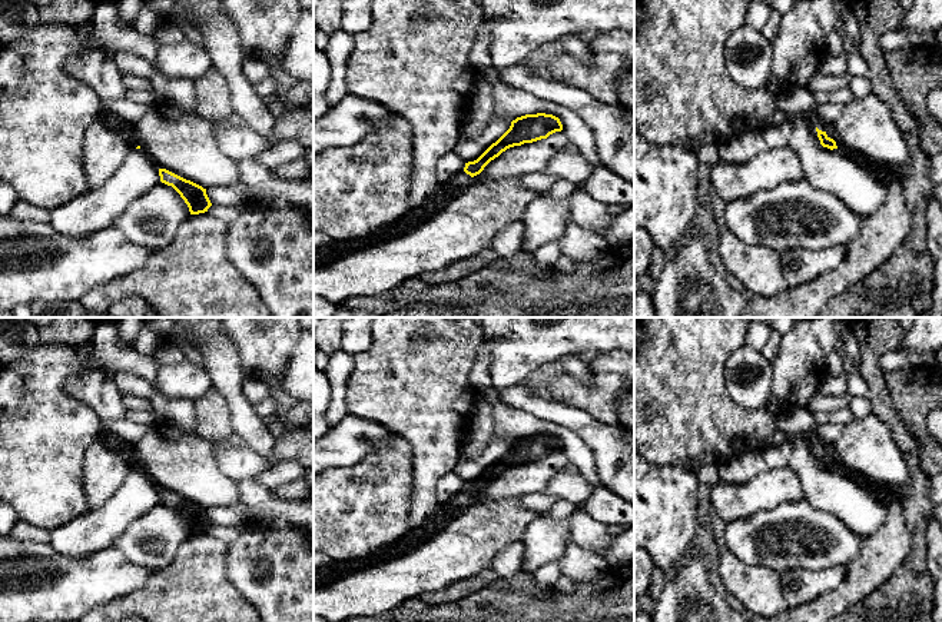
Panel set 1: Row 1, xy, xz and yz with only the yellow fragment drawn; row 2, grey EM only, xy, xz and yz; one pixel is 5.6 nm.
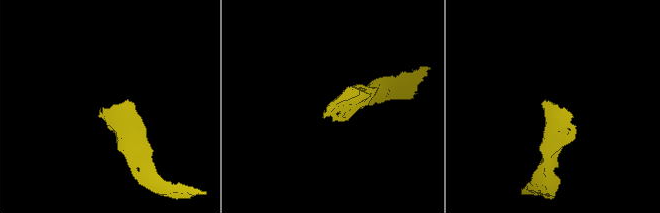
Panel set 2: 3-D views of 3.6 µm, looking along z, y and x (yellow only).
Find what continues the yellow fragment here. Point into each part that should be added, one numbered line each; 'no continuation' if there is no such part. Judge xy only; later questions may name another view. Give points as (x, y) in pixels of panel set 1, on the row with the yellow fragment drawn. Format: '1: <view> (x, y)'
no continuation

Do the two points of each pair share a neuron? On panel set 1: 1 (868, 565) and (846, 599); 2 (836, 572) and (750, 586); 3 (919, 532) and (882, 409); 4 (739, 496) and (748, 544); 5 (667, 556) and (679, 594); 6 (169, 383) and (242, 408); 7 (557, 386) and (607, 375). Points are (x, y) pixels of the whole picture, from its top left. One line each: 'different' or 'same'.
1: same
2: same
3: same
4: different
5: different
6: different
7: same

